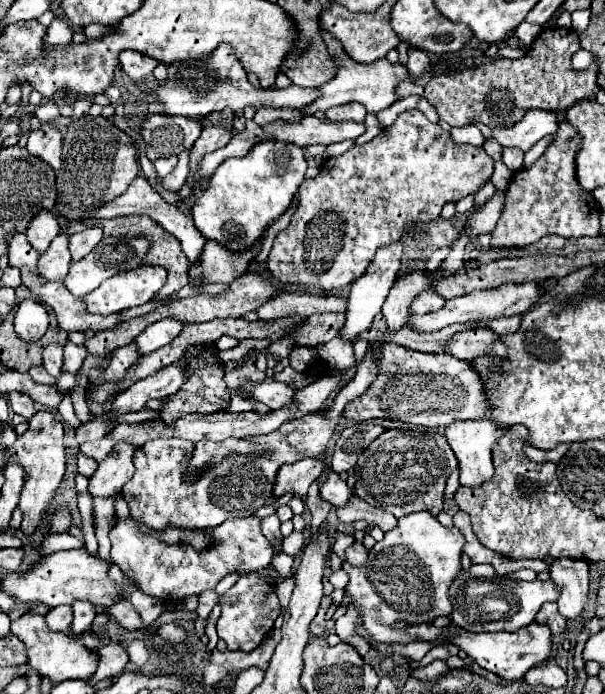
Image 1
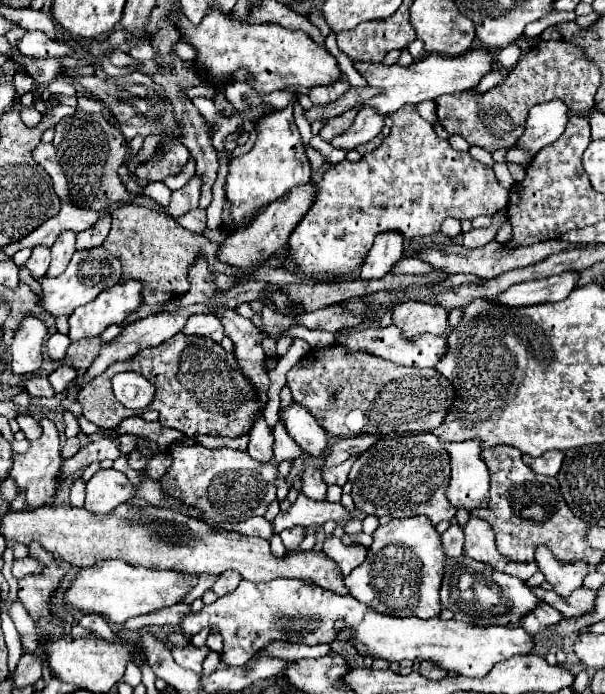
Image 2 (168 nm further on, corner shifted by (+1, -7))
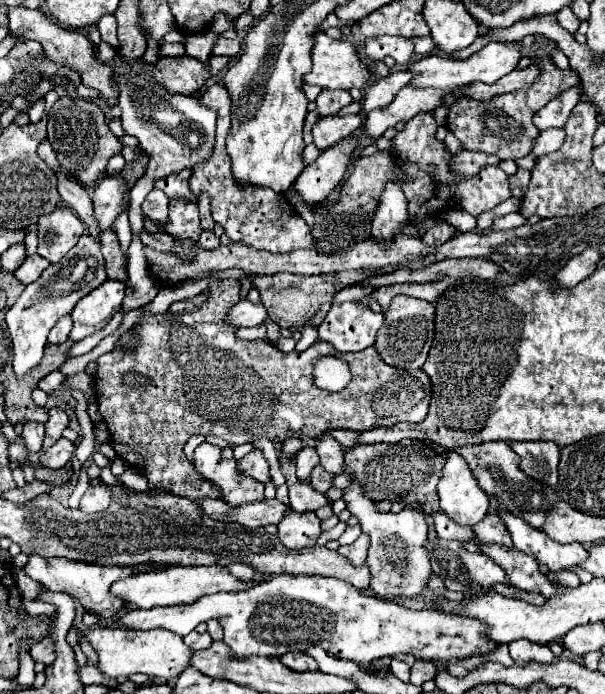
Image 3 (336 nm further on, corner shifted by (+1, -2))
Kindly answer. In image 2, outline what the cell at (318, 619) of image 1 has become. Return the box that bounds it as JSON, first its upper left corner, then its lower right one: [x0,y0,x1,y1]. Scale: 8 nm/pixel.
[181,579,533,677]

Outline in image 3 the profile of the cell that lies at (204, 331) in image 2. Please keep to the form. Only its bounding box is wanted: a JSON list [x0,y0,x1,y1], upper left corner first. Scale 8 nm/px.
[227,300,267,326]

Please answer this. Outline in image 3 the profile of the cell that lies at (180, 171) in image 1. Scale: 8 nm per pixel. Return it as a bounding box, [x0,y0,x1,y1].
[143,190,169,224]

